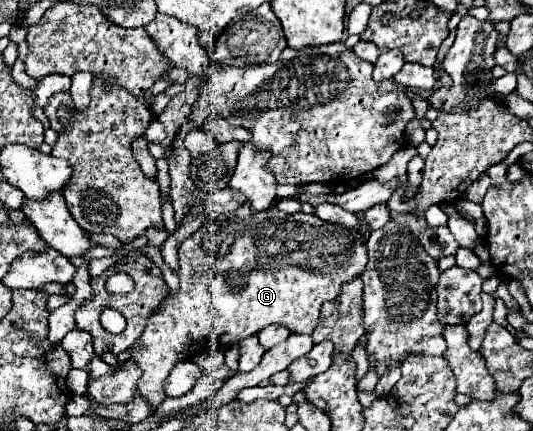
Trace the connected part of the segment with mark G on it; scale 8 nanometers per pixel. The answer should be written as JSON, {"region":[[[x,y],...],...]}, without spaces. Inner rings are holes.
{"region":[[[241,205],[233,213],[223,213],[199,227],[191,237],[187,237],[179,247],[179,279],[181,287],[163,299],[159,311],[155,311],[141,337],[139,347],[129,347],[131,359],[143,371],[139,381],[139,393],[149,401],[155,411],[165,399],[165,377],[171,367],[187,359],[187,353],[195,353],[209,346],[227,349],[239,339],[257,335],[263,327],[277,323],[293,333],[313,333],[319,309],[323,301],[333,301],[339,297],[341,287],[351,281],[351,267],[355,265],[355,277],[367,265],[367,247],[359,227],[345,229],[341,225],[325,223],[315,215],[305,213],[283,213],[277,209],[267,209],[265,213],[249,213],[247,205]]]}

